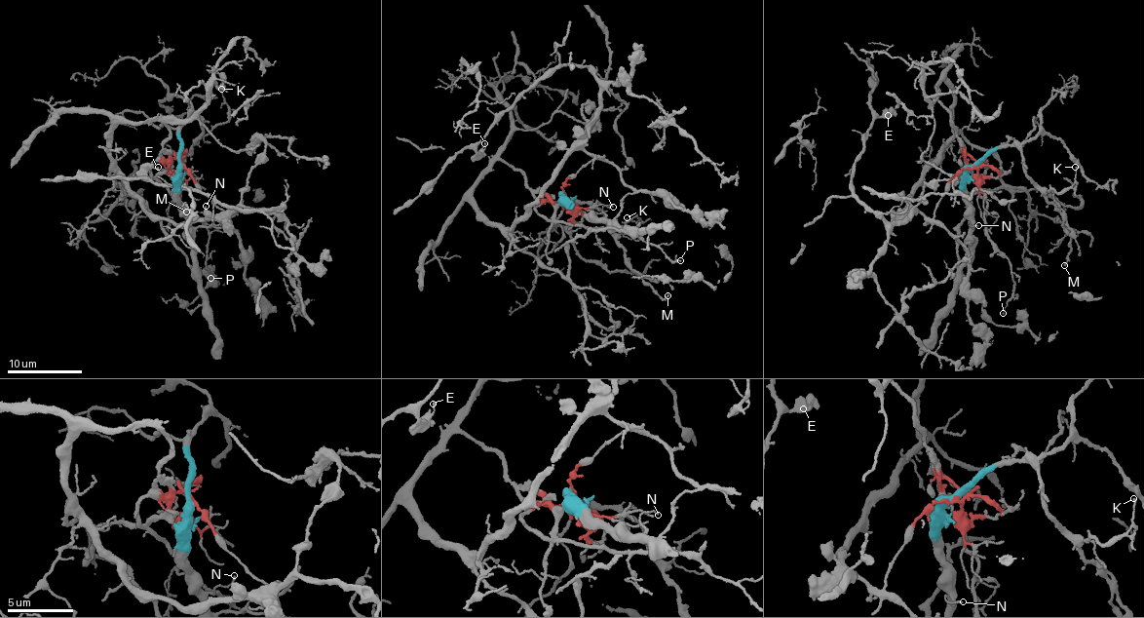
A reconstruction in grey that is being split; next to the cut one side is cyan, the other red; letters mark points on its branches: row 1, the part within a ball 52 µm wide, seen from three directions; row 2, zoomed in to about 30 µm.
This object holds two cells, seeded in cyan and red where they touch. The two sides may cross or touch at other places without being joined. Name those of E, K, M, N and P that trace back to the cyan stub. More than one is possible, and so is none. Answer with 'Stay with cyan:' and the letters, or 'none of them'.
Stay with cyan: K, M, N

